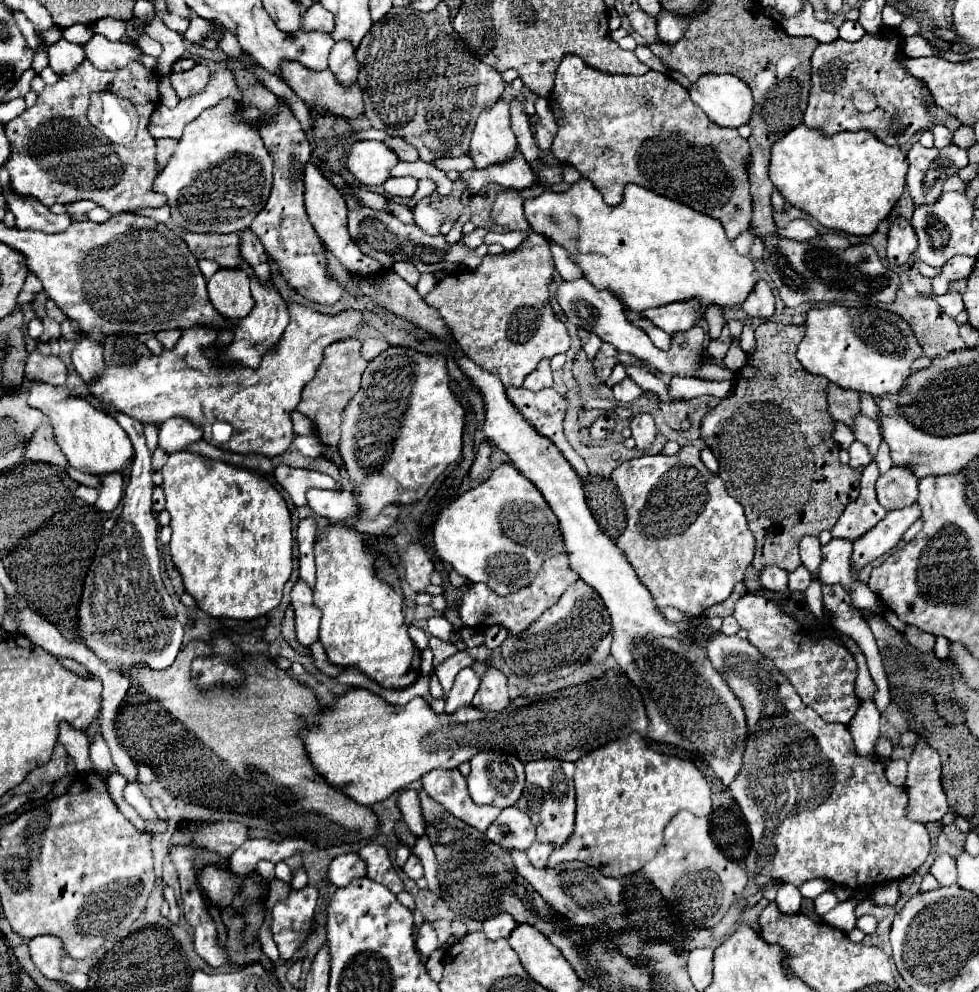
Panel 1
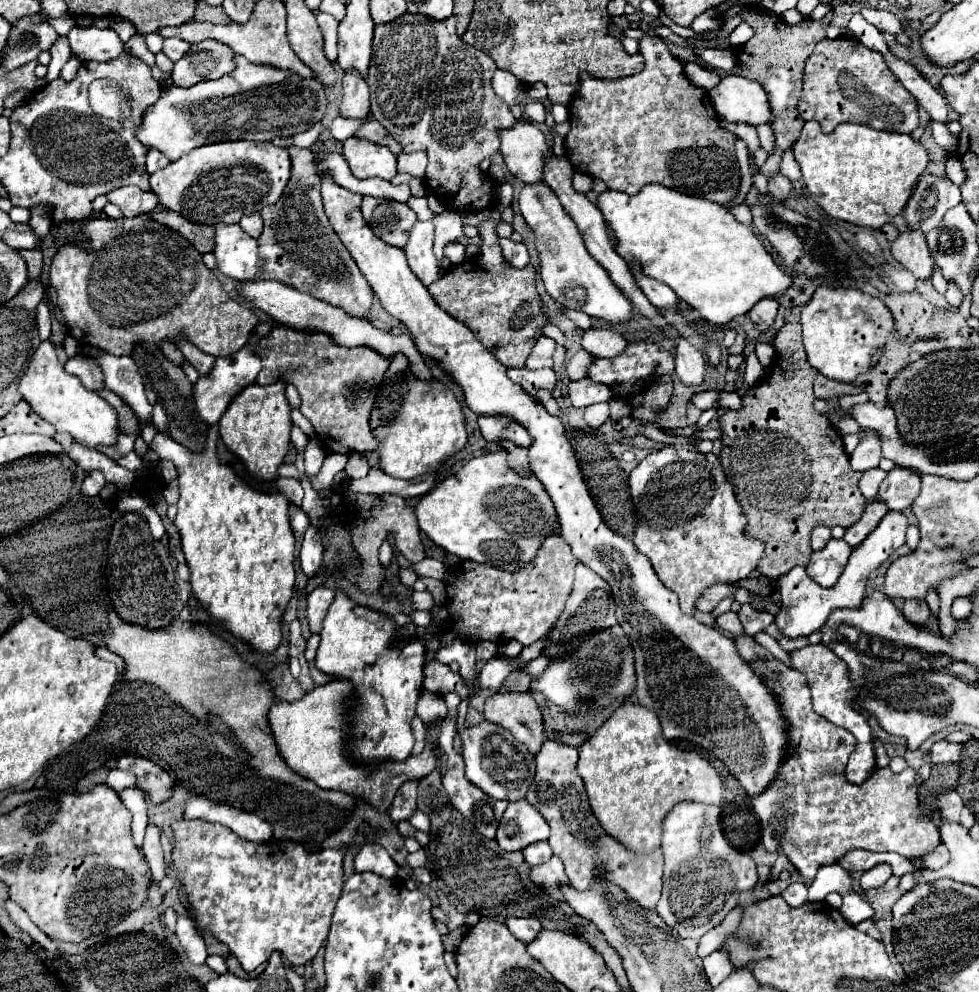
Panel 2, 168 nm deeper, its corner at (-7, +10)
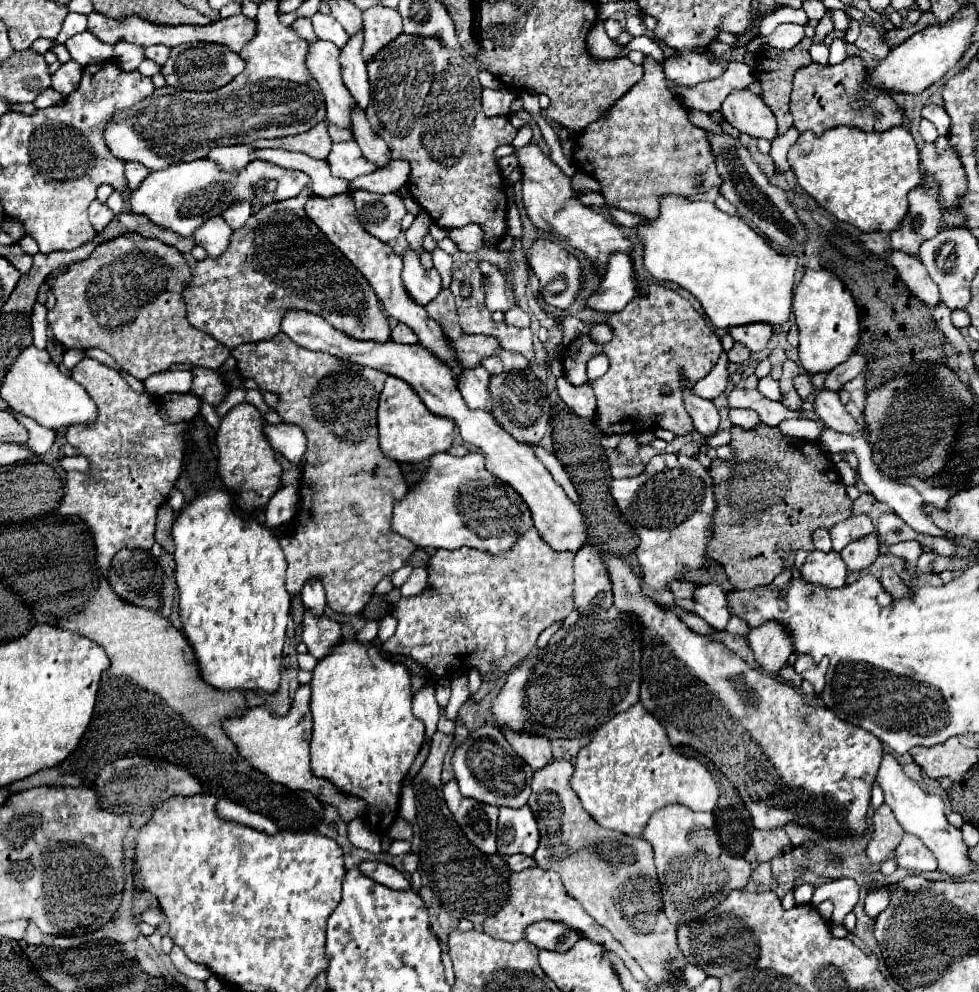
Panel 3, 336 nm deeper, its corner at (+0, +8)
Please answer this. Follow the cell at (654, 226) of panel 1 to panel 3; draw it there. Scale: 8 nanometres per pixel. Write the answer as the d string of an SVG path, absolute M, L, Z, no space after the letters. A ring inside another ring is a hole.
M662 196L660 214L636 226L642 244L644 268L656 280L666 280L688 290L704 308L716 328L732 328L752 322L784 324L792 312L792 290L796 274L796 258L774 252L768 242L758 236L740 216L728 216L710 202L692 202L684 196Z

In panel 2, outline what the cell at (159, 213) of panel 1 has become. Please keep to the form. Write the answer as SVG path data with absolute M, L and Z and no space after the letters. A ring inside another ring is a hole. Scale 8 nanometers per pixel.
M121 186L117 190L111 190L109 200L117 204L127 218L139 216L139 214L149 214L157 208L157 198L153 192L143 192L137 186Z

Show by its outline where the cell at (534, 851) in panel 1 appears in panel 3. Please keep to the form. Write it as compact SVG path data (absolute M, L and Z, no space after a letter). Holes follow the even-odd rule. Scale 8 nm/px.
M512 854L506 860L508 860L508 866L512 868L512 872L520 872L520 870L536 866L536 860L532 856L524 856L524 854Z

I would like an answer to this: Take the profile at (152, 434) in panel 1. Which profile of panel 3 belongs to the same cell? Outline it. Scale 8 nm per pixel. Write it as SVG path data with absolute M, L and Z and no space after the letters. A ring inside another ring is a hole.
M126 232L102 242L90 258L70 264L54 278L52 292L56 296L56 306L48 312L48 324L54 330L54 338L64 348L100 348L140 382L144 382L150 374L168 370L172 364L190 364L216 370L224 364L224 360L228 360L230 350L188 322L184 290L190 284L190 278L192 272L182 252L162 244L160 240Z

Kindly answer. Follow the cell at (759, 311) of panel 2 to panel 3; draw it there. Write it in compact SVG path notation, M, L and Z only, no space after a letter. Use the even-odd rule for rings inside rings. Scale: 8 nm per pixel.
M756 322L756 324L746 324L746 326L736 326L730 330L730 336L736 342L742 342L744 346L748 346L752 352L758 352L762 348L766 348L768 340L772 334L772 326L764 324L764 322Z

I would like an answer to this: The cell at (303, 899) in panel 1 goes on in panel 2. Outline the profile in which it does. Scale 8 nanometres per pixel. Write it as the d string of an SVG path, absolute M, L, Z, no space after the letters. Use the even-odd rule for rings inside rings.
M185 816L173 818L171 828L171 868L187 896L191 908L189 916L201 936L209 934L223 942L245 972L253 972L257 966L267 962L273 952L281 952L291 966L307 964L319 952L331 928L331 914L343 892L343 850L325 848L315 852L293 840L257 844L239 838L227 826L205 820L187 820Z

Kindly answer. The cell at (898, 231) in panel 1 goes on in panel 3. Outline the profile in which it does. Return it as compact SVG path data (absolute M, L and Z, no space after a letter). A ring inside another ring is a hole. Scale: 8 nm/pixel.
M892 250L888 258L890 258L890 264L896 268L898 276L904 280L904 284L910 288L914 296L918 296L924 304L930 304L930 306L940 302L938 288L934 280L928 276L920 258L898 250Z

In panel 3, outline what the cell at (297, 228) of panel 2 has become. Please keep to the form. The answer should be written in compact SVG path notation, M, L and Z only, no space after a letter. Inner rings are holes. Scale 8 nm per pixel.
M304 188L294 198L266 204L264 208L260 208L250 216L248 224L244 224L240 232L232 234L232 244L228 246L228 252L224 252L224 256L216 260L204 258L202 262L196 264L196 268L192 270L190 288L186 290L188 320L196 328L208 332L220 344L232 350L246 342L270 340L274 334L280 332L280 316L284 316L284 310L298 308L324 316L334 328L346 332L352 338L380 340L380 342L390 340L388 318L380 308L380 302L370 284L308 218L304 210L304 204L310 198L308 194L310 194L308 188Z

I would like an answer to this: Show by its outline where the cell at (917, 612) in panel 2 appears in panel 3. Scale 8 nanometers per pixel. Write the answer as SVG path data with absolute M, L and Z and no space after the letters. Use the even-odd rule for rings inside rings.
M892 568L882 570L882 574L880 574L880 582L882 582L884 590L886 590L892 598L896 598L896 600L902 600L902 598L914 594L914 588L906 586L906 584L896 576L896 572L894 572Z

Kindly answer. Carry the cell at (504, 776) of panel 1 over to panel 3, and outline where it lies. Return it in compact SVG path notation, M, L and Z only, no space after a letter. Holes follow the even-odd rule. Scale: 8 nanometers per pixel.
M480 726L476 728L466 742L462 742L454 754L452 754L452 770L458 780L460 792L468 798L494 804L494 806L508 806L508 808L520 808L528 802L530 796L530 780L532 780L532 768L516 756L512 746L506 742L504 734L492 726Z

